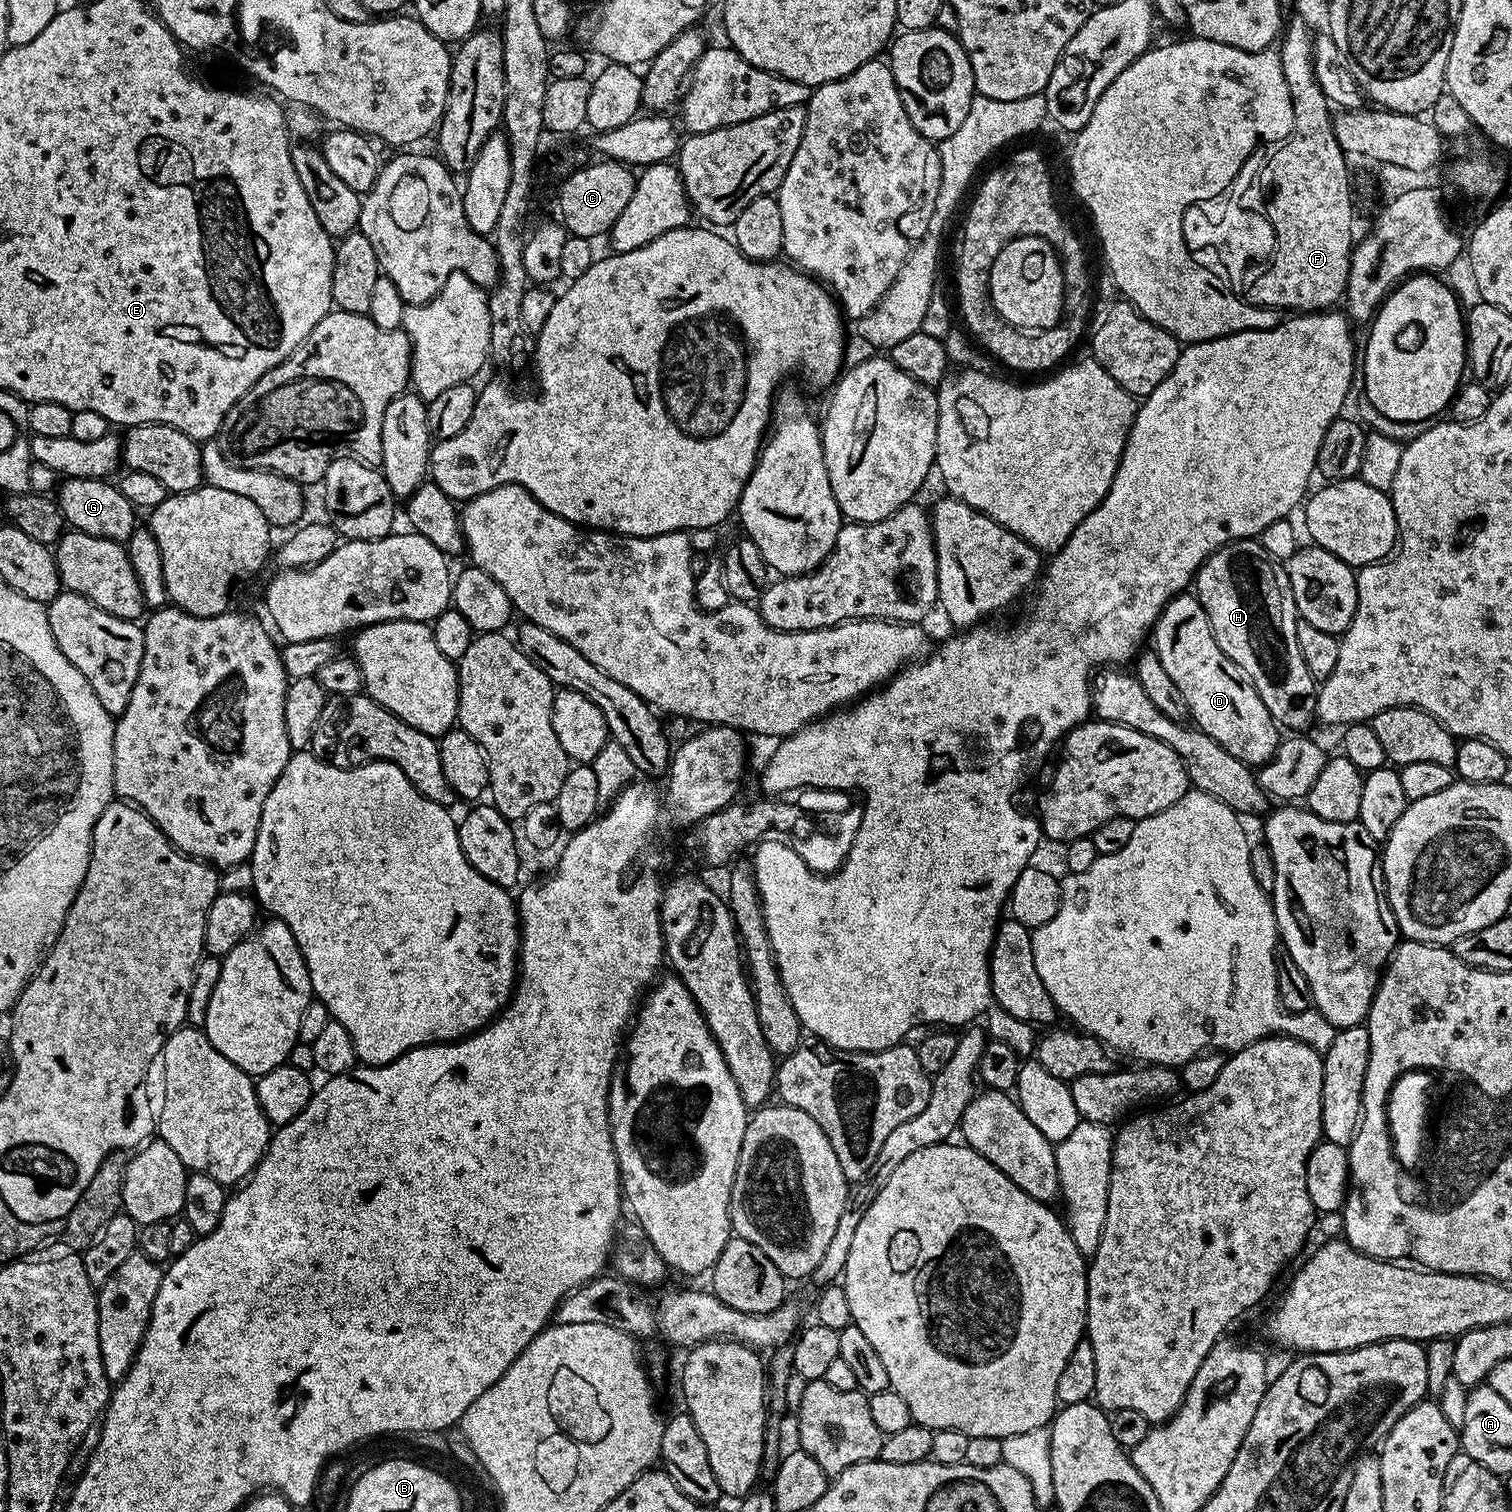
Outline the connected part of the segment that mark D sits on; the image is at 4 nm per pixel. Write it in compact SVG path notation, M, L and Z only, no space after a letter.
M1192 594L1175 596L1156 620L1154 651L1170 674L1171 681L1182 690L1191 723L1210 734L1222 750L1234 754L1243 764L1265 764L1276 752L1282 739L1281 729L1272 719L1270 710L1258 698L1258 690L1250 678L1218 646L1212 633L1210 618Z

